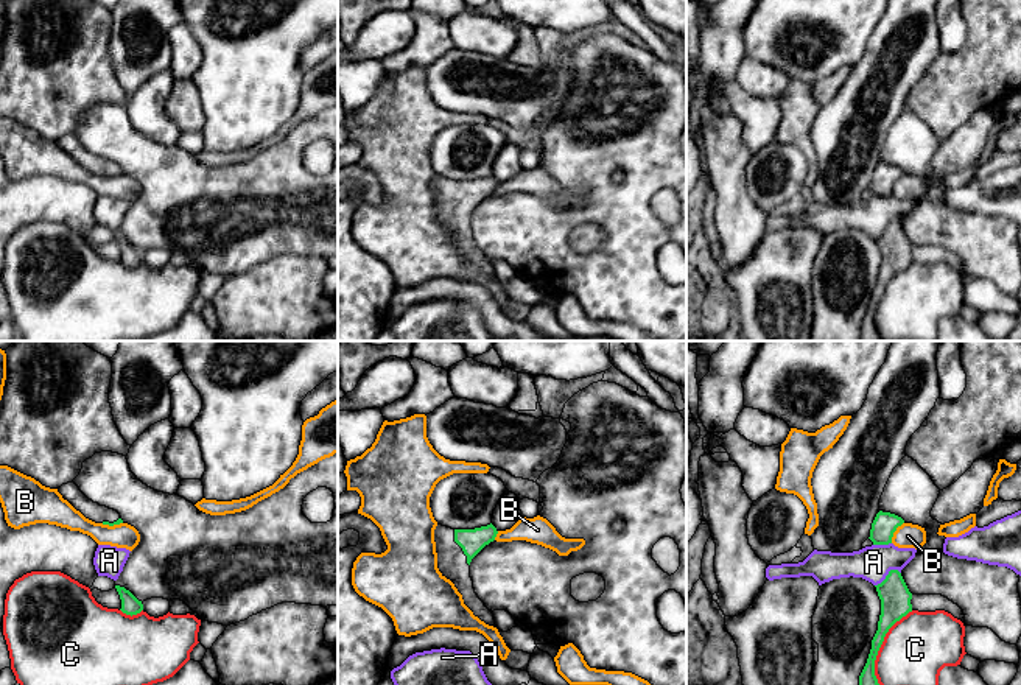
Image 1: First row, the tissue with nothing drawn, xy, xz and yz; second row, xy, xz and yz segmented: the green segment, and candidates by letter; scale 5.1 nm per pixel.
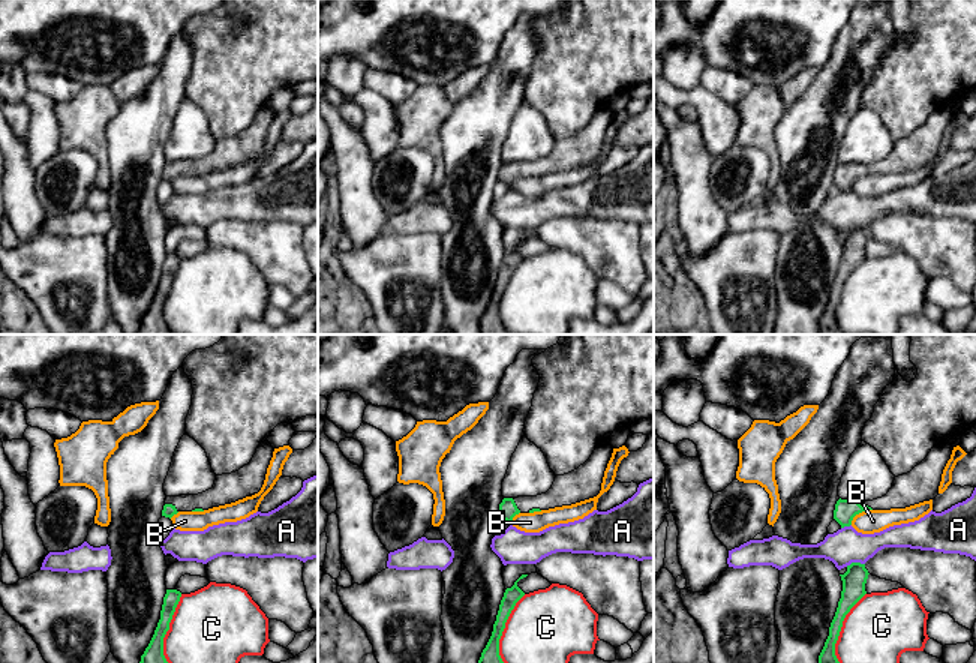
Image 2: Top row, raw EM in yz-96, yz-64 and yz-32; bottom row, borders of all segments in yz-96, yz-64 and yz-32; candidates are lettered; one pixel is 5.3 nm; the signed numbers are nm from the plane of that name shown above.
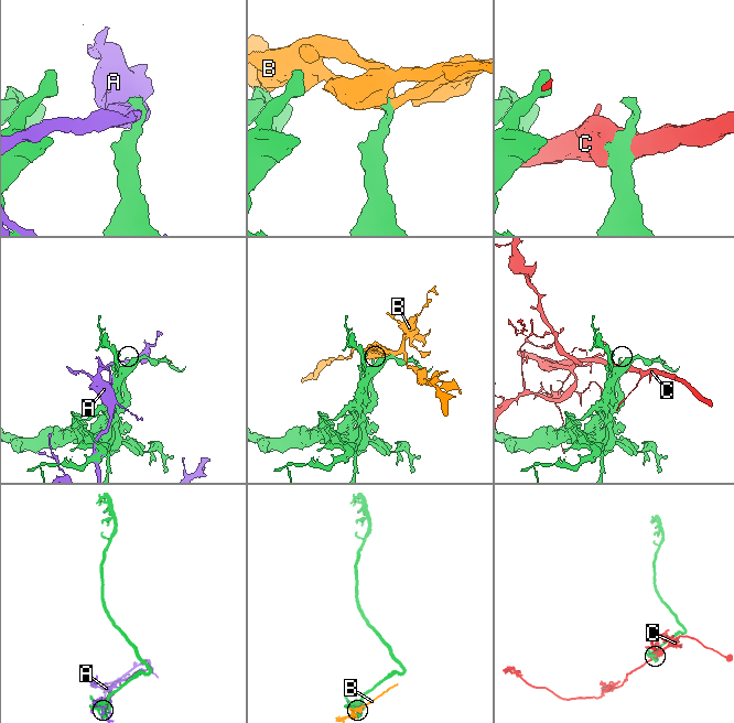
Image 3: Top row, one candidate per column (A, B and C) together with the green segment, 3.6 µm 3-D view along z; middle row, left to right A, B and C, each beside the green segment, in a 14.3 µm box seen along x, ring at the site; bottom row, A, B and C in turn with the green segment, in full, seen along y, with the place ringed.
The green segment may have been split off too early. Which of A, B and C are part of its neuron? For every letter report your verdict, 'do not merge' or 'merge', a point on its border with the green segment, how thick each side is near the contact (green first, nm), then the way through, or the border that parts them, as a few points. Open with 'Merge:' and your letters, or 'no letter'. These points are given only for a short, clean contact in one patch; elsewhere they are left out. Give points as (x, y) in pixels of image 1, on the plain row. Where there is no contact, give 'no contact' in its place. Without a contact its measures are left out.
Merge: no letter
A: do not merge | yz (887, 226) | 160/180 nm
B: do not merge | yz (894, 182) | 120/130 nm
C: do not merge | yz (880, 298) | 160/340 nm

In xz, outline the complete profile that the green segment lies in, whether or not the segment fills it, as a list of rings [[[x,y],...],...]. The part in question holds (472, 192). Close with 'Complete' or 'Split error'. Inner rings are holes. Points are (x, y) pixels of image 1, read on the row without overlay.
[[[492,174],[475,181],[451,181],[442,176],[434,181],[439,223],[454,235],[473,266],[493,279],[496,277],[492,262],[475,244],[470,213],[486,196],[495,191],[496,185],[498,182]]]. Split error

